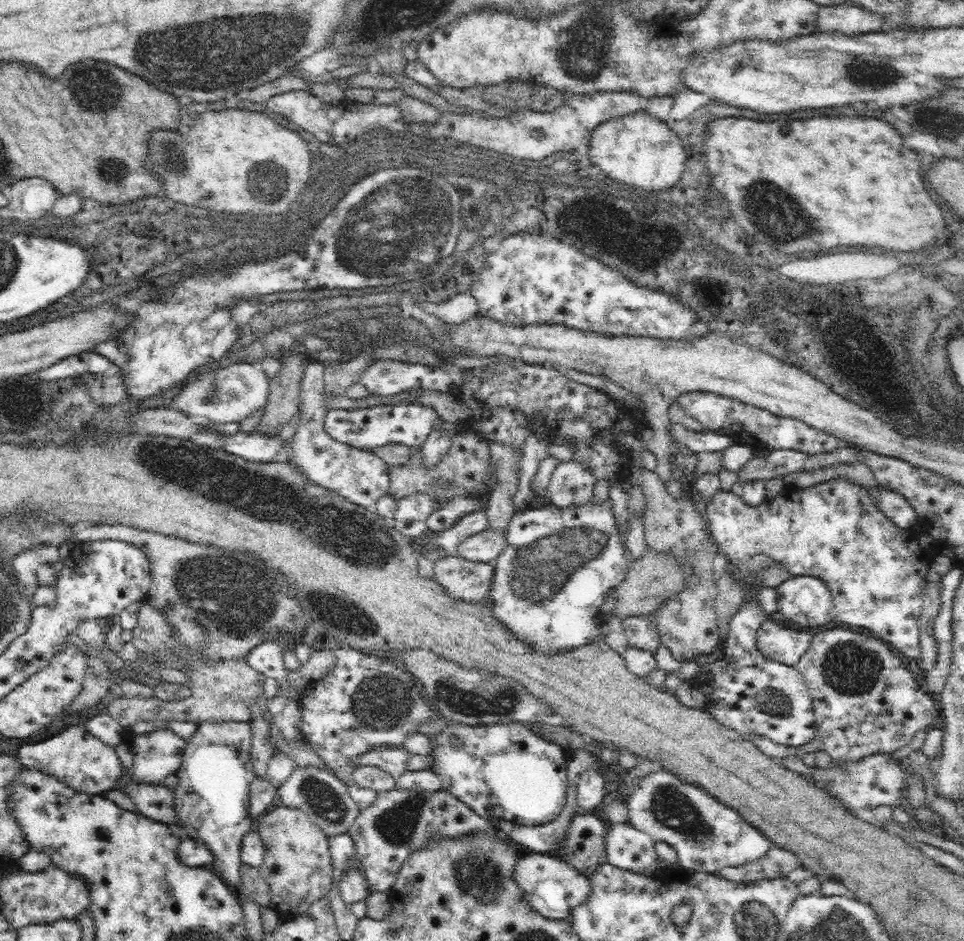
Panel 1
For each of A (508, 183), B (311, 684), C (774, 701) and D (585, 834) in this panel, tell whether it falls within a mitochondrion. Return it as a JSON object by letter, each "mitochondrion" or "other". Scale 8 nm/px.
{"A":"mitochondrion","B":"other","C":"mitochondrion","D":"other"}

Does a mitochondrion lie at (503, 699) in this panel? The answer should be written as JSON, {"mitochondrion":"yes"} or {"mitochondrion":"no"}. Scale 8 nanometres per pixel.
{"mitochondrion":"yes"}

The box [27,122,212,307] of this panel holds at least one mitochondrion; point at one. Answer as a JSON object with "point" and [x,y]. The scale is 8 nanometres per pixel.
{"point":[171,157]}

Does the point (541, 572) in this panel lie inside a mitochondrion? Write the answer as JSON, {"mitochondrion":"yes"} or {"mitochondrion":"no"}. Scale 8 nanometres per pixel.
{"mitochondrion":"yes"}

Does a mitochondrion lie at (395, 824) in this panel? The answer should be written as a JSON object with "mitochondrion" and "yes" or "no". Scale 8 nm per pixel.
{"mitochondrion":"yes"}

